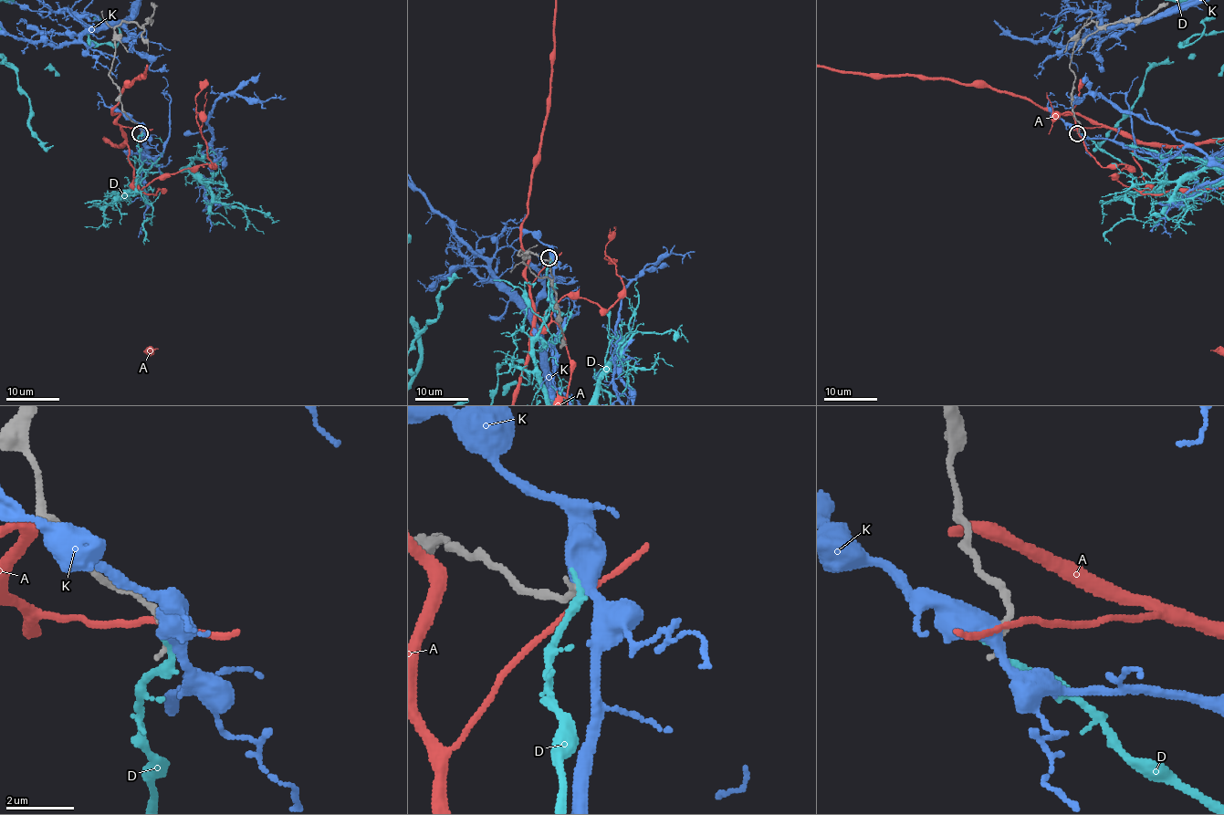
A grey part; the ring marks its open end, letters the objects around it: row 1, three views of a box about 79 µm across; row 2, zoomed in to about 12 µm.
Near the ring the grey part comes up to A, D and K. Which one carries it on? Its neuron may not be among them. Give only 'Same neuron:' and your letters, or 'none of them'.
Same neuron: none of them

